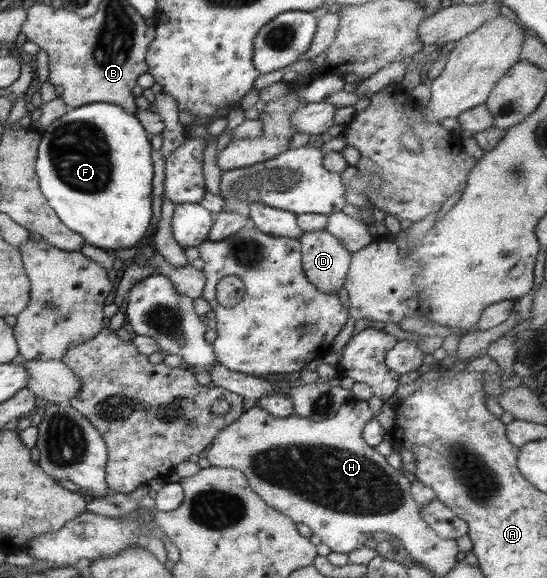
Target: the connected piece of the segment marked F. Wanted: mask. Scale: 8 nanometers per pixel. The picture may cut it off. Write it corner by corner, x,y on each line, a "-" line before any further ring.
93,102
49,123
37,146
35,173
40,192
61,223
99,249
133,247
151,221
150,136
118,105

